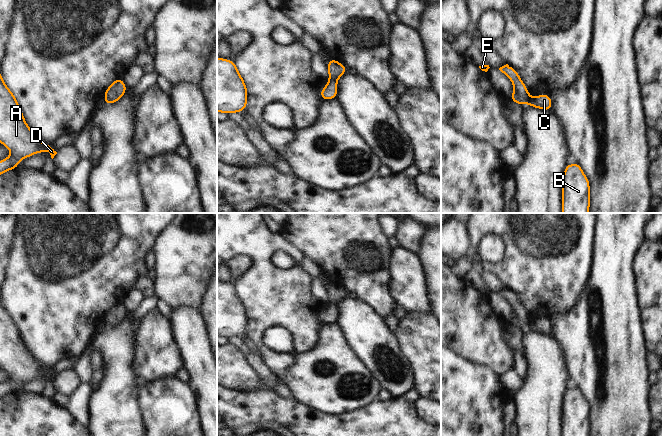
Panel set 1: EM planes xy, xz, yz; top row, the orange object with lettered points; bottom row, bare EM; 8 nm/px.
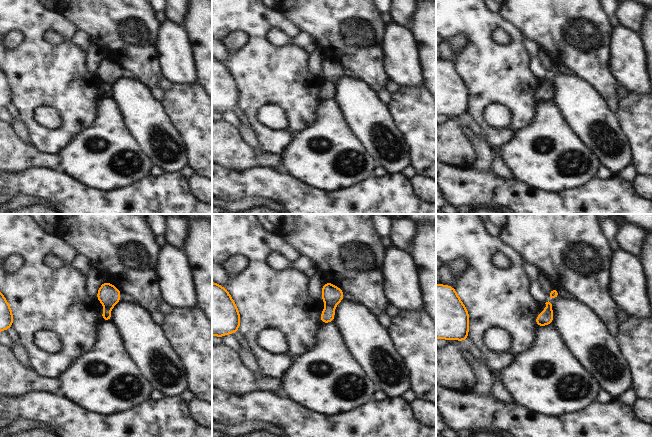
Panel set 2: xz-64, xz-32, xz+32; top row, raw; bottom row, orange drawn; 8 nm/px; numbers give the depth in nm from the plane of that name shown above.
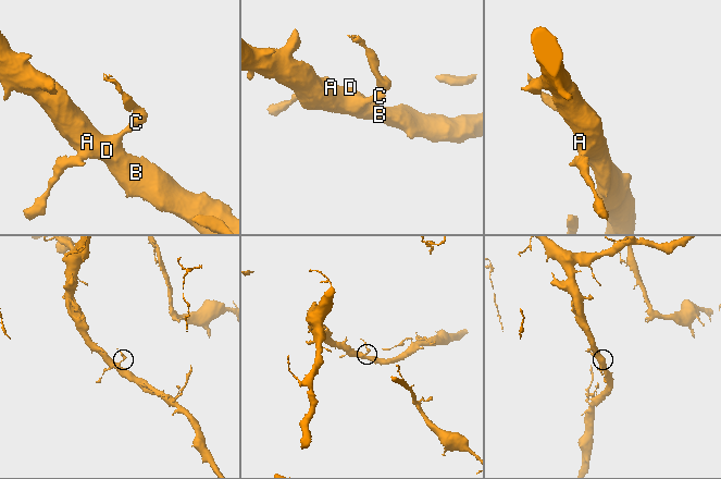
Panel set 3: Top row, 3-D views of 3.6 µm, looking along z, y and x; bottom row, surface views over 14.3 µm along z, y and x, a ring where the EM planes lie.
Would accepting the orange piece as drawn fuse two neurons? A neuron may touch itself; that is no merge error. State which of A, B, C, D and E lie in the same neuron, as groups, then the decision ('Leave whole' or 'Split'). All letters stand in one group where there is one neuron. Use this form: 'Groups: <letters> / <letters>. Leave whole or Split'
Groups: A B C D / E. Split.

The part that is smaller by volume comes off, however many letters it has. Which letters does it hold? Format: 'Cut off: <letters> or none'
Cut off: E

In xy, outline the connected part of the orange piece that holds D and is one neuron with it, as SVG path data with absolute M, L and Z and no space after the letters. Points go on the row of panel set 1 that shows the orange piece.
M0 72L0 143L11 155L0 160L0 175L14 170L19 163L37 153L49 152L53 159L57 152L43 143L28 126L17 98L5 84Z

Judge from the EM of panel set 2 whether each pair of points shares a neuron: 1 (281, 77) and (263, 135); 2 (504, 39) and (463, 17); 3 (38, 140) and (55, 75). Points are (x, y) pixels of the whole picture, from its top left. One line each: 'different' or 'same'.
1: same
2: different
3: same

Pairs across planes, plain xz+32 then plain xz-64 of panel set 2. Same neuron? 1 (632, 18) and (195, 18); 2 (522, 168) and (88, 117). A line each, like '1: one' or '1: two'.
1: two
2: two

